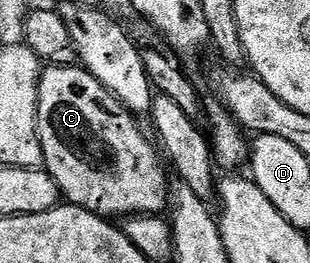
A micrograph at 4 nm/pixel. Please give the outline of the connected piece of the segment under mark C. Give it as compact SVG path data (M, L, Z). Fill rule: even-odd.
M48 66L43 69L40 101L36 104L36 133L44 151L42 168L52 175L67 203L77 204L87 212L105 218L155 216L169 207L170 188L168 192L164 164L139 123L141 121L115 96L111 96L102 82L98 82L98 78L94 78L84 67Z

